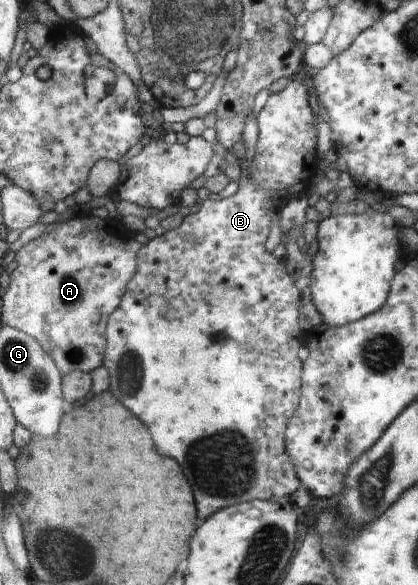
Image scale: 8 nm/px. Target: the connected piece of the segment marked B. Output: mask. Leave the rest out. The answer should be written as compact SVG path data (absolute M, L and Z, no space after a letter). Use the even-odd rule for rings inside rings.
M296 79L289 82L281 92L269 96L263 110L257 114L258 138L255 144L253 166L245 165L243 174L238 180L239 190L220 200L208 199L199 208L196 208L176 230L167 231L159 237L150 240L140 251L139 268L133 284L129 284L129 296L125 296L125 304L121 304L121 312L112 317L108 327L108 352L104 366L109 368L111 374L110 391L137 416L141 416L149 428L153 428L153 436L157 446L165 456L173 456L181 460L189 482L193 484L193 492L199 504L199 516L209 518L217 510L221 511L231 504L250 502L260 499L277 504L294 504L297 492L301 492L301 482L293 470L293 464L285 452L285 430L289 418L297 411L301 397L301 376L304 375L305 360L301 360L301 348L305 348L308 333L299 328L299 308L301 308L301 288L297 288L299 274L289 272L289 264L281 250L275 246L279 235L279 212L287 204L289 198L300 196L309 188L309 180L314 178L316 171L324 162L321 154L321 113L313 108L313 94L310 84L305 80Z

